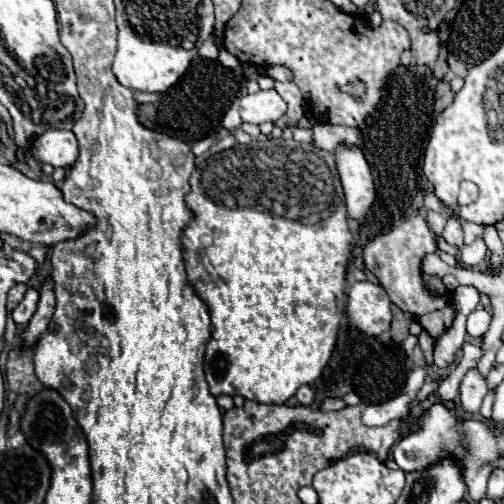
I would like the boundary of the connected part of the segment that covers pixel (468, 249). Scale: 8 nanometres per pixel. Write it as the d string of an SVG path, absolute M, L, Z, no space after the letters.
M478 237L474 243L470 245L464 245L462 251L460 251L460 261L462 265L466 267L476 267L476 265L482 265L488 257L488 247L484 243L482 237Z

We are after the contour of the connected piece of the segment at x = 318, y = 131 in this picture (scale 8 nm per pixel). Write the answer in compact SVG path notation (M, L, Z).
M316 125L312 127L312 143L320 149L328 149L328 153L334 153L338 145L360 145L360 131L352 127L340 127L340 125Z

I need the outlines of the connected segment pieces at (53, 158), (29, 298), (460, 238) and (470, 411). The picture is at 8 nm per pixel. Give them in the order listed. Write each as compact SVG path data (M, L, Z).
M46 131L32 143L32 153L44 163L50 163L52 167L72 167L76 163L76 137L72 131Z
M28 289L26 291L26 295L24 295L24 299L16 305L16 309L12 311L12 317L14 317L14 321L16 321L16 325L28 325L28 321L30 321L30 317L34 315L34 311L36 311L36 303L38 303L38 291L36 289Z
M450 219L450 221L446 223L442 237L444 237L448 243L456 245L456 247L462 247L462 245L464 245L464 233L462 233L462 225L460 225L456 219Z
M470 369L460 383L460 407L466 417L476 417L488 393L488 381L478 369Z

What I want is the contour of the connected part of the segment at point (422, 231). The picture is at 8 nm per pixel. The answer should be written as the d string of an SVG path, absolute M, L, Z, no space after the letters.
M412 215L410 219L394 225L388 233L374 237L362 251L366 271L370 271L378 279L378 283L390 295L390 301L404 313L410 313L422 325L422 329L430 337L434 337L434 341L450 329L456 317L456 307L452 305L452 293L436 295L426 287L422 279L422 257L426 253L434 253L436 249L438 249L436 235L428 227L426 219L422 215Z

